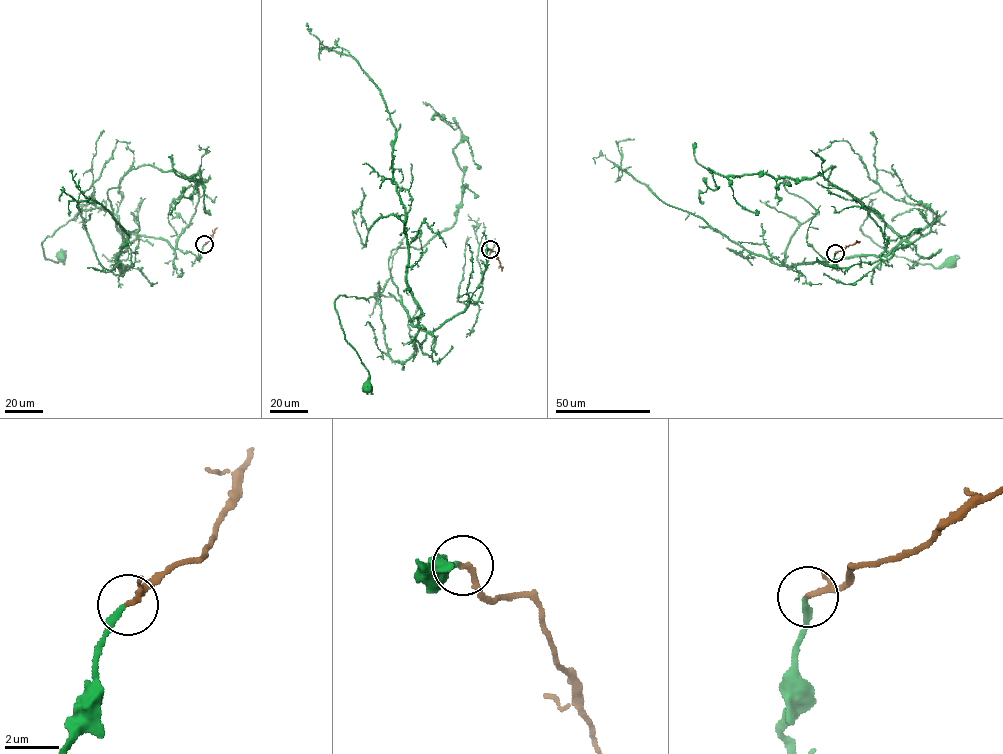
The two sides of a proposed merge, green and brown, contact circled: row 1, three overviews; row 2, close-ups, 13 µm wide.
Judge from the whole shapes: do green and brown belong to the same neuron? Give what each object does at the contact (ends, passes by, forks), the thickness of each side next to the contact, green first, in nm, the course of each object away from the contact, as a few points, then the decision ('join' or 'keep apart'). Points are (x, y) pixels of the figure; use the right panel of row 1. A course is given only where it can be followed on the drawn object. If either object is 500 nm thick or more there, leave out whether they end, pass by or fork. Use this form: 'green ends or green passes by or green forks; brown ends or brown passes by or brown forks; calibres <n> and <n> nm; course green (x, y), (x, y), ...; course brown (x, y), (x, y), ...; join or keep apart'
green ends; brown passes by; calibres 200 and 140 nm; course green (834, 253), (836, 267), (851, 267), (909, 244), (869, 208), (860, 229), (878, 245), (935, 268), (951, 262); course brown (834, 253), (860, 242); join

